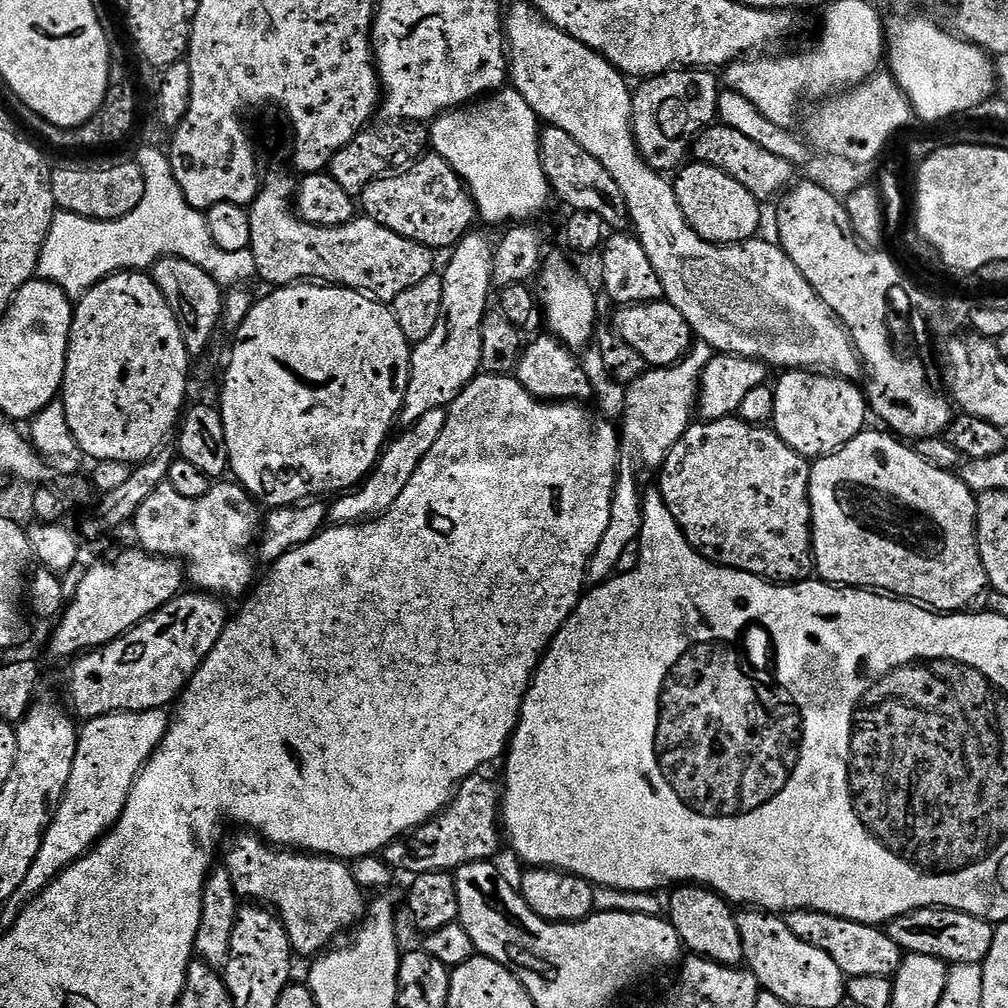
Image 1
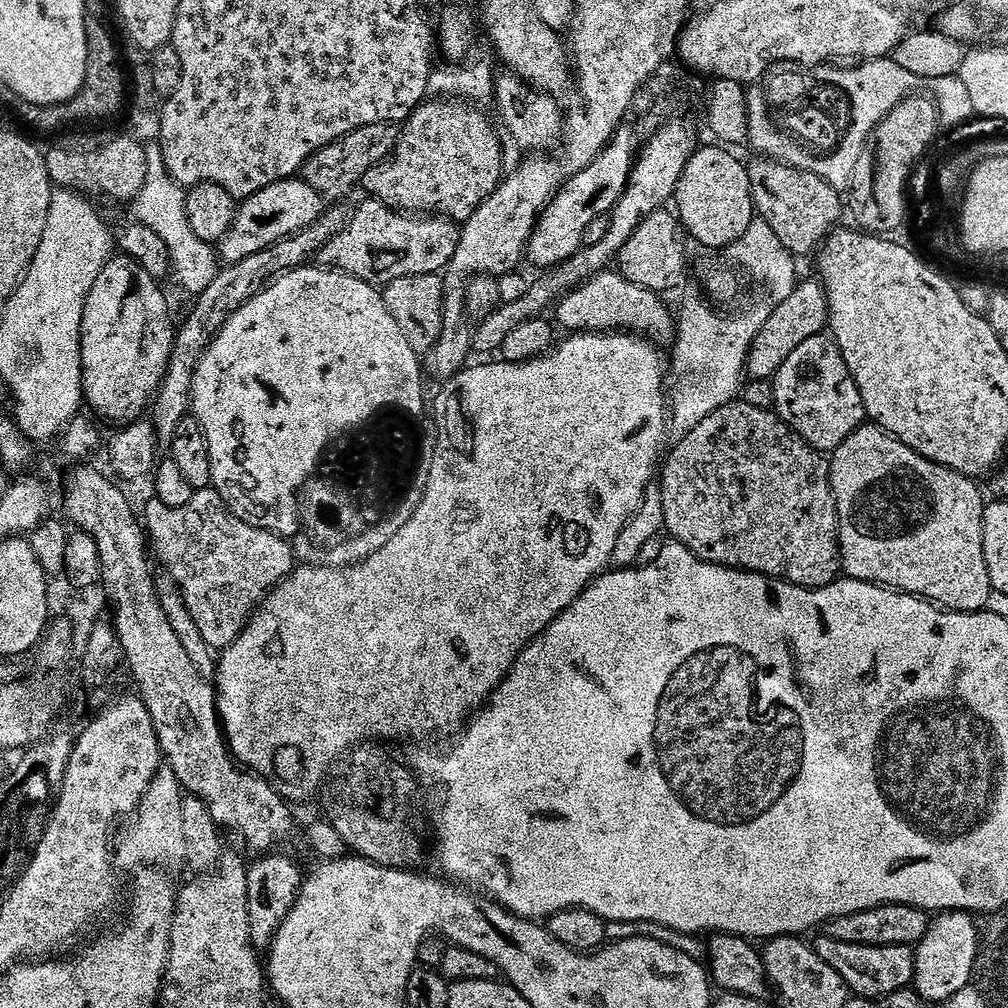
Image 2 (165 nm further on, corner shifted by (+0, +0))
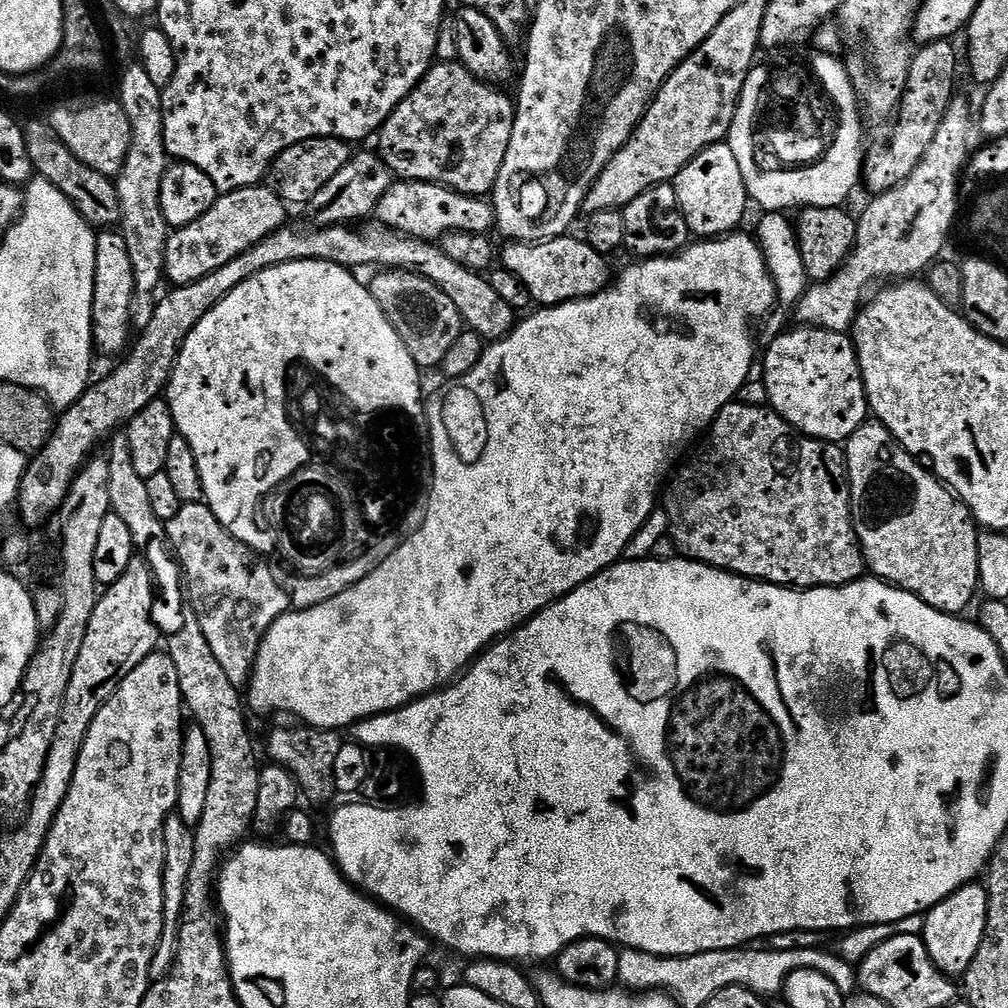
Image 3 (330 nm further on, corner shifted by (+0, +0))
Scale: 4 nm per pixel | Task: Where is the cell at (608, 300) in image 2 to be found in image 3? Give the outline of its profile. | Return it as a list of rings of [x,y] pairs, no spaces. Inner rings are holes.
[[[565,234],[553,240],[542,240],[538,244],[508,242],[503,245],[504,253],[499,253],[499,263],[512,272],[530,290],[533,301],[540,306],[565,304],[571,300],[590,298],[609,287],[609,261],[598,250],[591,248],[583,238]]]

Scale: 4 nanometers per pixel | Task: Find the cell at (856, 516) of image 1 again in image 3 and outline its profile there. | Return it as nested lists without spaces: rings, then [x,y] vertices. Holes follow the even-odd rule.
[[[866,422],[846,442],[846,455],[848,458],[848,481],[850,482],[850,494],[852,495],[852,521],[860,533],[860,549],[864,552],[864,563],[867,571],[875,579],[883,580],[889,584],[895,584],[904,592],[912,592],[922,602],[926,602],[932,608],[938,608],[942,612],[949,614],[963,613],[963,608],[971,602],[975,596],[978,596],[980,587],[980,571],[978,570],[978,542],[981,533],[978,531],[978,525],[972,518],[968,507],[961,502],[945,485],[936,479],[935,475],[919,459],[910,455],[895,438],[886,430],[883,424],[879,422]]]

